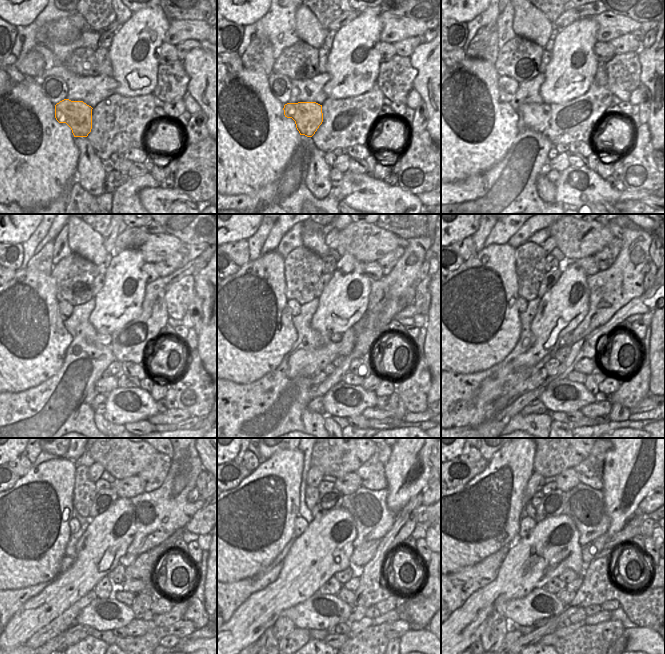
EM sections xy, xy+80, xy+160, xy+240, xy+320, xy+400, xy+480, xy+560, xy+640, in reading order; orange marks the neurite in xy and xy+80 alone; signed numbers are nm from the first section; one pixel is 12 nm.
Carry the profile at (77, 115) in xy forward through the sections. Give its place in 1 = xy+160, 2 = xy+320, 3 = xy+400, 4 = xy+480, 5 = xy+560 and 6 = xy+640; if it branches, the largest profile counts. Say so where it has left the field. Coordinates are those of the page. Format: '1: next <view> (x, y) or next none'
1: next xy+160 (537, 116)
2: next xy+320 (335, 338)
3: next xy+400 (566, 340)
4: next xy+480 (127, 559)
5: next xy+560 (364, 553)
6: next xy+640 (589, 552)

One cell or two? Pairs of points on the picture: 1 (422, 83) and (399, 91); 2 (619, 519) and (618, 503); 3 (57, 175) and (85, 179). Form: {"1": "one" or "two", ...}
{"1": "two", "2": "one", "3": "two"}

